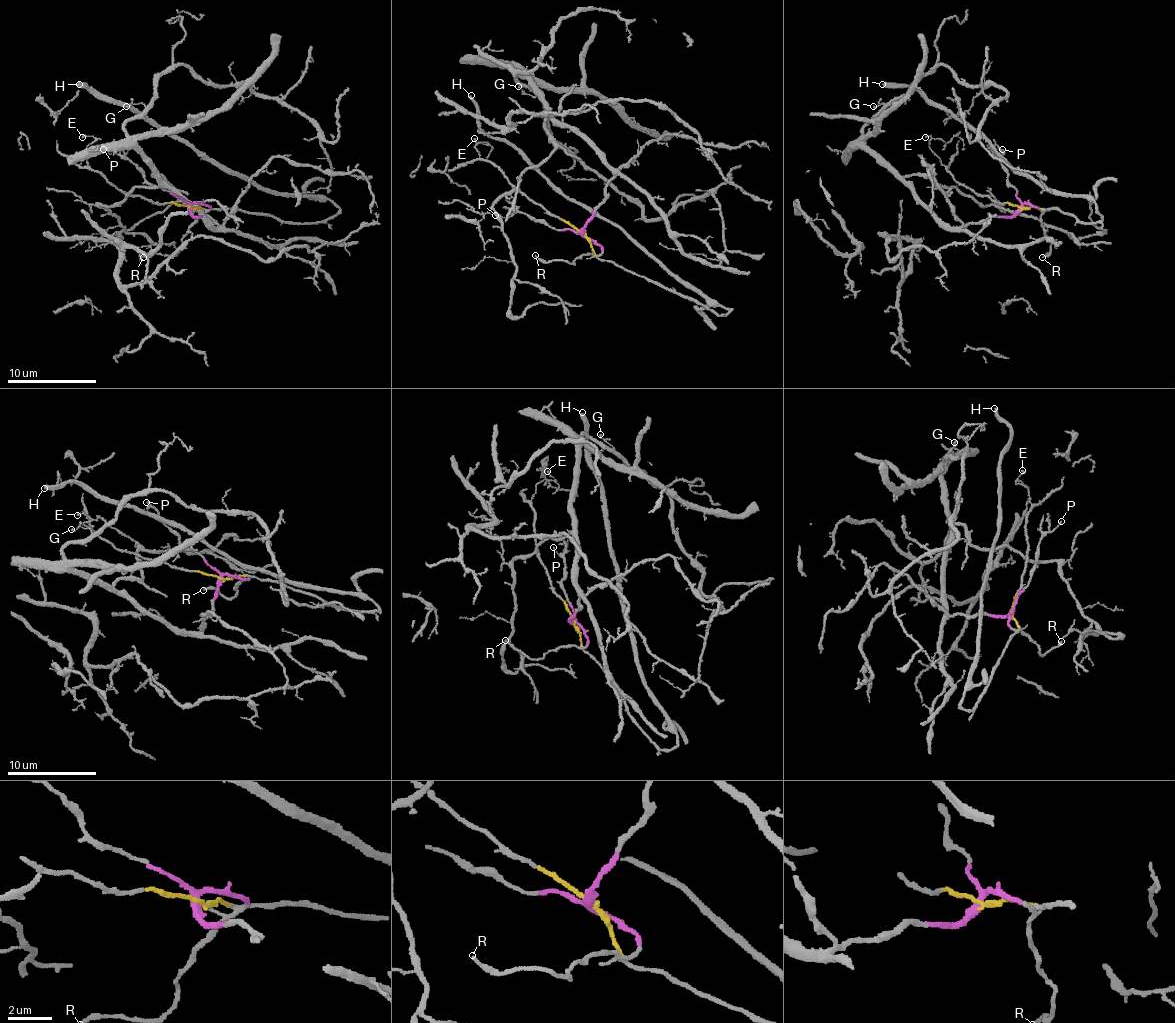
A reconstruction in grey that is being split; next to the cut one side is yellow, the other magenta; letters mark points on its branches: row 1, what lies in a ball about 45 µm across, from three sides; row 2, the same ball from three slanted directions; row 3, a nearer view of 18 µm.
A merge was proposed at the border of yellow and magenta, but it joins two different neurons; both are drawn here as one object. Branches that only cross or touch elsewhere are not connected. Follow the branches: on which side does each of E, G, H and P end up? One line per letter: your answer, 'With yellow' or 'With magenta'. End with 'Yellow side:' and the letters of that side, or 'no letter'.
E: With yellow
G: With magenta
H: With yellow
P: With magenta
Yellow side: E, H

